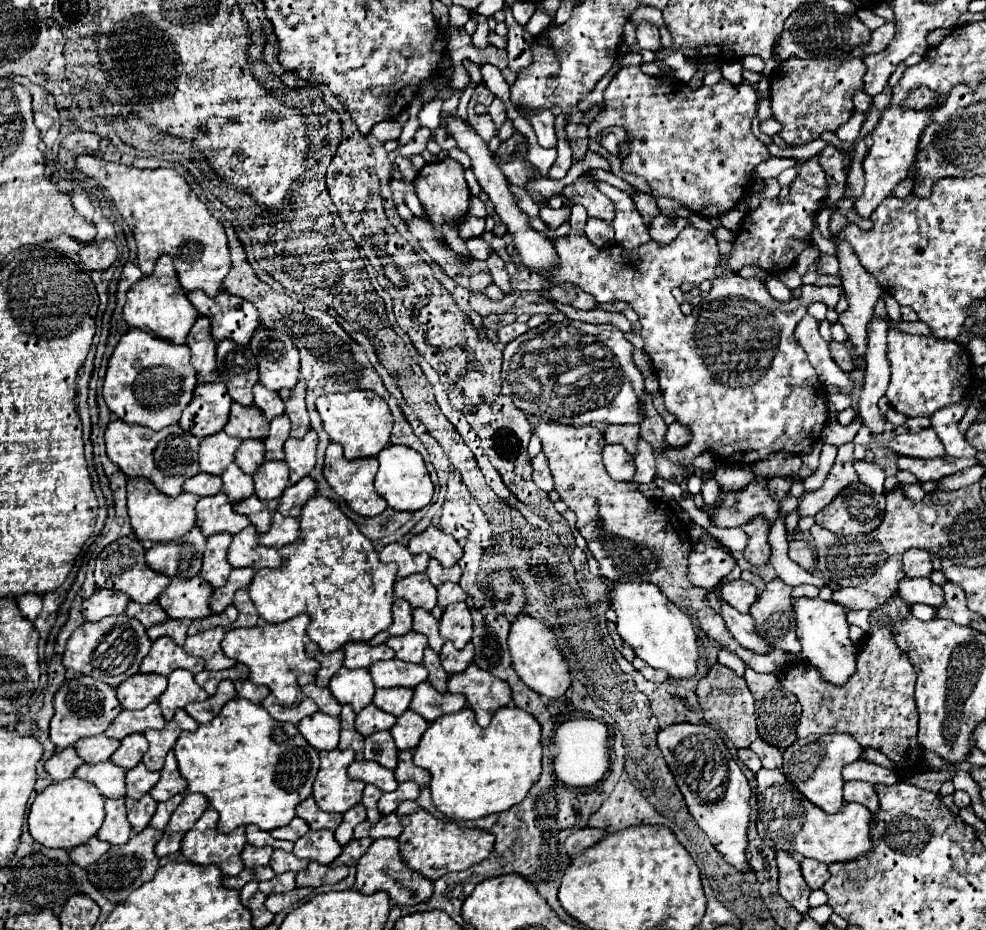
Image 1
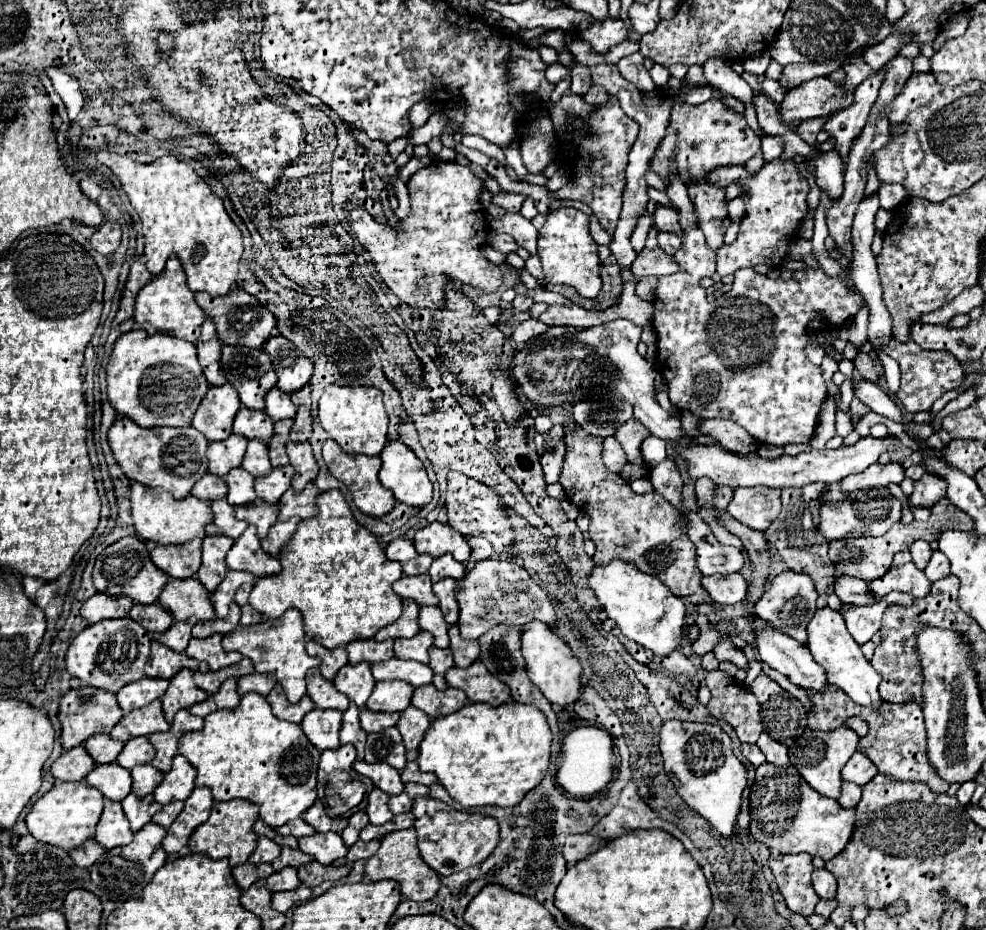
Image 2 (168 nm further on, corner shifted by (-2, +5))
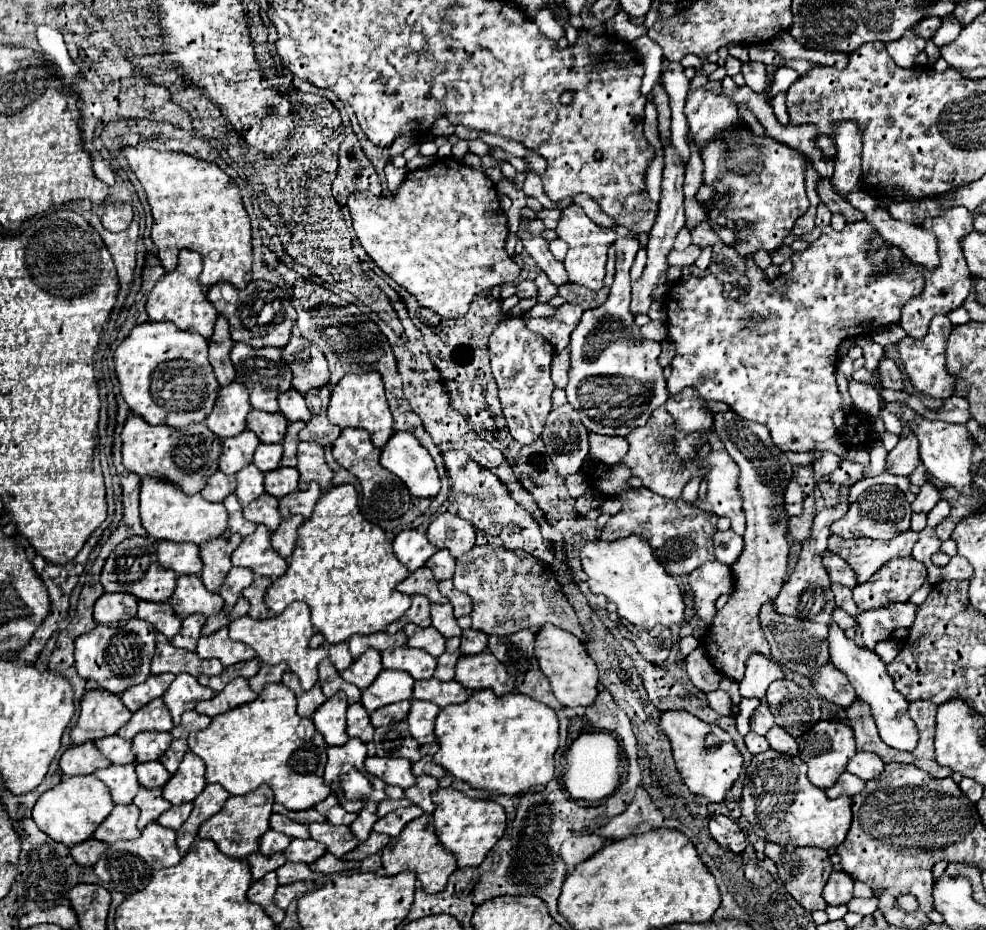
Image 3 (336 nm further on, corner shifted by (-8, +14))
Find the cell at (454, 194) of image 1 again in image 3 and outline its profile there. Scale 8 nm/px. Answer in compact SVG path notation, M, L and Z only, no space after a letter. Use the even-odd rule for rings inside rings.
M440 160L428 168L408 172L392 196L352 192L348 196L348 208L356 236L376 266L398 286L406 288L422 308L430 308L444 320L466 316L468 306L476 294L492 290L504 282L516 282L520 276L520 266L508 256L504 248L508 224L506 214L500 208L496 186L480 170L464 166L458 160Z

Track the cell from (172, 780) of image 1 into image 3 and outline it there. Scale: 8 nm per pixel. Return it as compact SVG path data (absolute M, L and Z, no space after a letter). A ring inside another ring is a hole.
M188 752L182 760L182 766L178 768L178 774L174 774L170 782L164 786L162 796L174 806L178 806L184 802L192 802L204 788L206 780L202 760L196 754Z

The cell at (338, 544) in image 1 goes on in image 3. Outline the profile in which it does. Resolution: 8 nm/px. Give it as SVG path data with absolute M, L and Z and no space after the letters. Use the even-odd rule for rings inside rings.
M352 484L334 486L328 492L324 492L312 512L312 518L300 526L298 534L298 546L290 556L288 572L276 578L270 590L266 592L266 606L274 614L282 614L292 600L302 600L310 606L312 624L318 628L318 632L322 632L328 642L338 644L346 642L354 634L368 636L374 632L382 632L388 624L396 622L410 608L412 598L396 590L396 584L408 576L408 570L394 556L392 542L386 538L384 530L368 522L360 514L358 494Z

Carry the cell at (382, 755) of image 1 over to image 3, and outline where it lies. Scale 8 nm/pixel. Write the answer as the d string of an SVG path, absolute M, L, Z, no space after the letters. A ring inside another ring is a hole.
M406 720L376 728L374 744L376 744L376 756L408 758L410 762L418 762L420 758L420 744L410 734Z

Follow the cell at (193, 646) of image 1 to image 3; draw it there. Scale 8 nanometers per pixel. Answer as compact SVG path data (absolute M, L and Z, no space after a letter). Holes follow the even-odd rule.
M222 628L210 636L202 636L198 640L196 652L200 658L218 658L224 668L256 658L256 652L248 644L234 642L228 638L228 628Z

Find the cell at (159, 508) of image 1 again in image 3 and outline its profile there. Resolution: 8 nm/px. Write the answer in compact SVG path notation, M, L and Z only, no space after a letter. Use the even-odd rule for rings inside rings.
M144 478L140 490L140 520L150 536L156 540L168 542L194 542L204 544L222 536L228 526L228 514L222 504L214 504L204 500L200 494L186 496L178 486L170 482L162 482L158 478Z

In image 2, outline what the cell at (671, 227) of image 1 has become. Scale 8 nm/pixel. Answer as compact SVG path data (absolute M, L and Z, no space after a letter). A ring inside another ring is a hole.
M658 231L656 239L658 239L658 245L660 245L660 249L662 249L664 253L668 253L668 255L674 255L674 253L678 251L678 247L680 247L680 235L678 235L678 233Z

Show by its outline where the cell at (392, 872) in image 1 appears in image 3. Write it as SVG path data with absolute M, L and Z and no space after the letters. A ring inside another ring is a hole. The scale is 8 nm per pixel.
M422 814L420 818L416 818L414 822L410 822L406 826L406 830L402 830L402 834L398 838L394 838L384 850L382 850L382 864L386 874L398 874L402 870L412 870L418 874L418 880L422 882L422 888L430 894L442 892L448 884L450 874L458 868L456 866L456 856L440 846L440 840L434 832L434 820L430 814Z

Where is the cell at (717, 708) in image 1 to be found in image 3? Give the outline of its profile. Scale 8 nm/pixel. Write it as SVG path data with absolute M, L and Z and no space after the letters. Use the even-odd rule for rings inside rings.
M760 704L756 712L750 718L750 730L756 734L768 734L768 730L774 726L774 716L766 704Z

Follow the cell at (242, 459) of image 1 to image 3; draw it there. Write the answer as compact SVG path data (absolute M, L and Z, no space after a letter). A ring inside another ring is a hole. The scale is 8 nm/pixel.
M260 444L258 450L254 452L254 464L264 474L276 470L280 466L280 458L282 458L282 444L274 444L274 446Z

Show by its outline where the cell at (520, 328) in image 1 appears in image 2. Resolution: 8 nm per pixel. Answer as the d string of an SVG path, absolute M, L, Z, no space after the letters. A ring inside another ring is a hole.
M528 319L528 321L522 321L522 323L516 327L516 331L512 333L512 339L514 339L516 345L524 345L524 343L528 343L528 339L534 339L536 335L544 333L546 329L548 329L548 325L544 325L542 321L538 321L538 319Z

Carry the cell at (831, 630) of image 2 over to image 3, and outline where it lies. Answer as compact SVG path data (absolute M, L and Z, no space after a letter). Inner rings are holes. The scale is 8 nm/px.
M838 624L830 626L830 662L850 678L850 684L856 688L856 694L860 700L870 704L870 710L874 714L878 734L882 742L886 742L890 748L902 750L902 752L912 752L918 746L918 728L914 720L908 714L908 700L894 688L892 676L886 672L886 664L880 660L878 654L874 654L868 648L858 648L854 640L848 640L844 630L838 628Z

